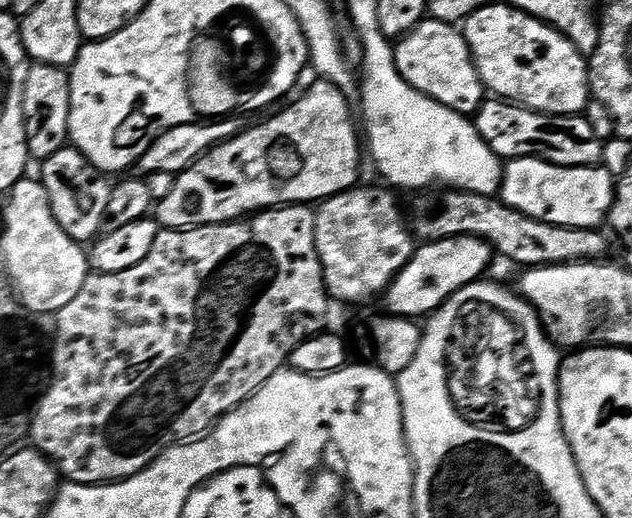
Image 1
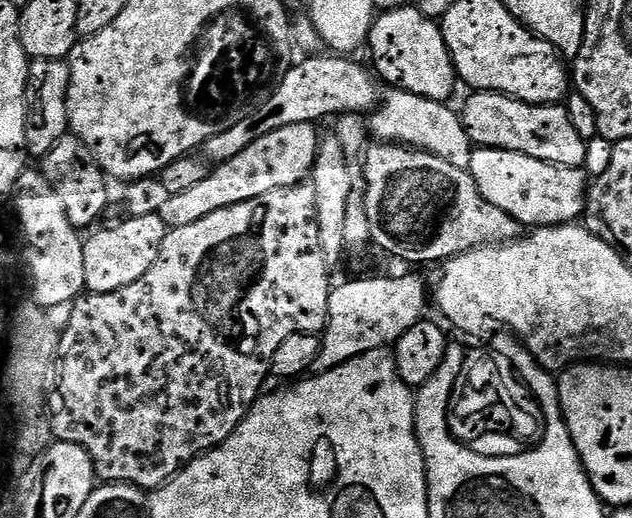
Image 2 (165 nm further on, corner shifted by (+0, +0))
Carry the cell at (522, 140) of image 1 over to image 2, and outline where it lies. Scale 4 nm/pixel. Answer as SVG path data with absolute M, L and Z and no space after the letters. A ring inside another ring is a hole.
M476 90L471 95L464 104L462 119L473 145L510 150L551 164L584 168L588 141L578 134L578 130L574 130L567 107L560 104L527 104L525 100L514 100L502 92Z

